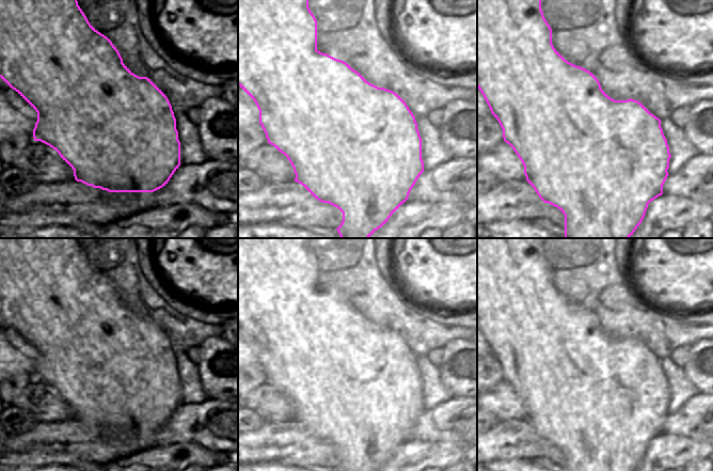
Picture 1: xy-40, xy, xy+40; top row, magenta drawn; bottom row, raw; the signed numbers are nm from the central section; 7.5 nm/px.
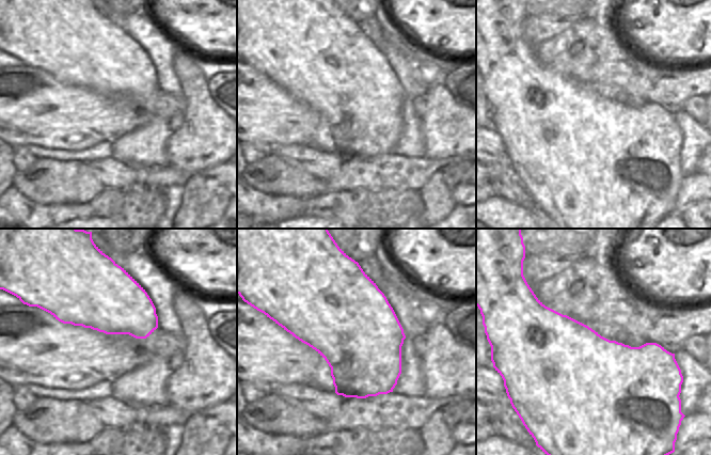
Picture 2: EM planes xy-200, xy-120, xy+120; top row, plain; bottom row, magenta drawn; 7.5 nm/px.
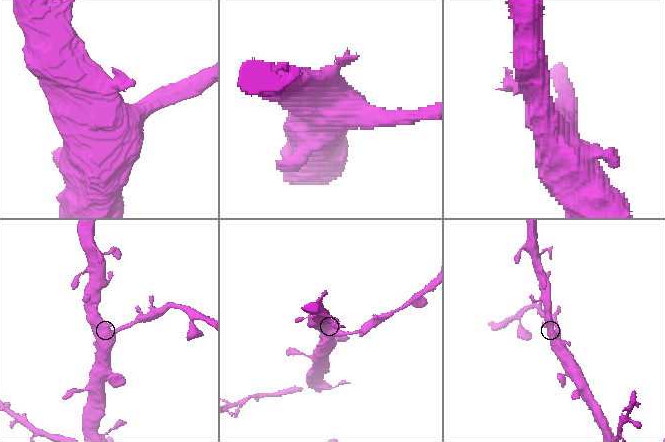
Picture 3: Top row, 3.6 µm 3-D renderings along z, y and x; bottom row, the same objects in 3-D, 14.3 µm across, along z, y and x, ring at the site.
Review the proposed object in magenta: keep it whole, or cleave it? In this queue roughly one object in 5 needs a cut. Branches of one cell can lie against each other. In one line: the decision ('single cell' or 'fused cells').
single cell

